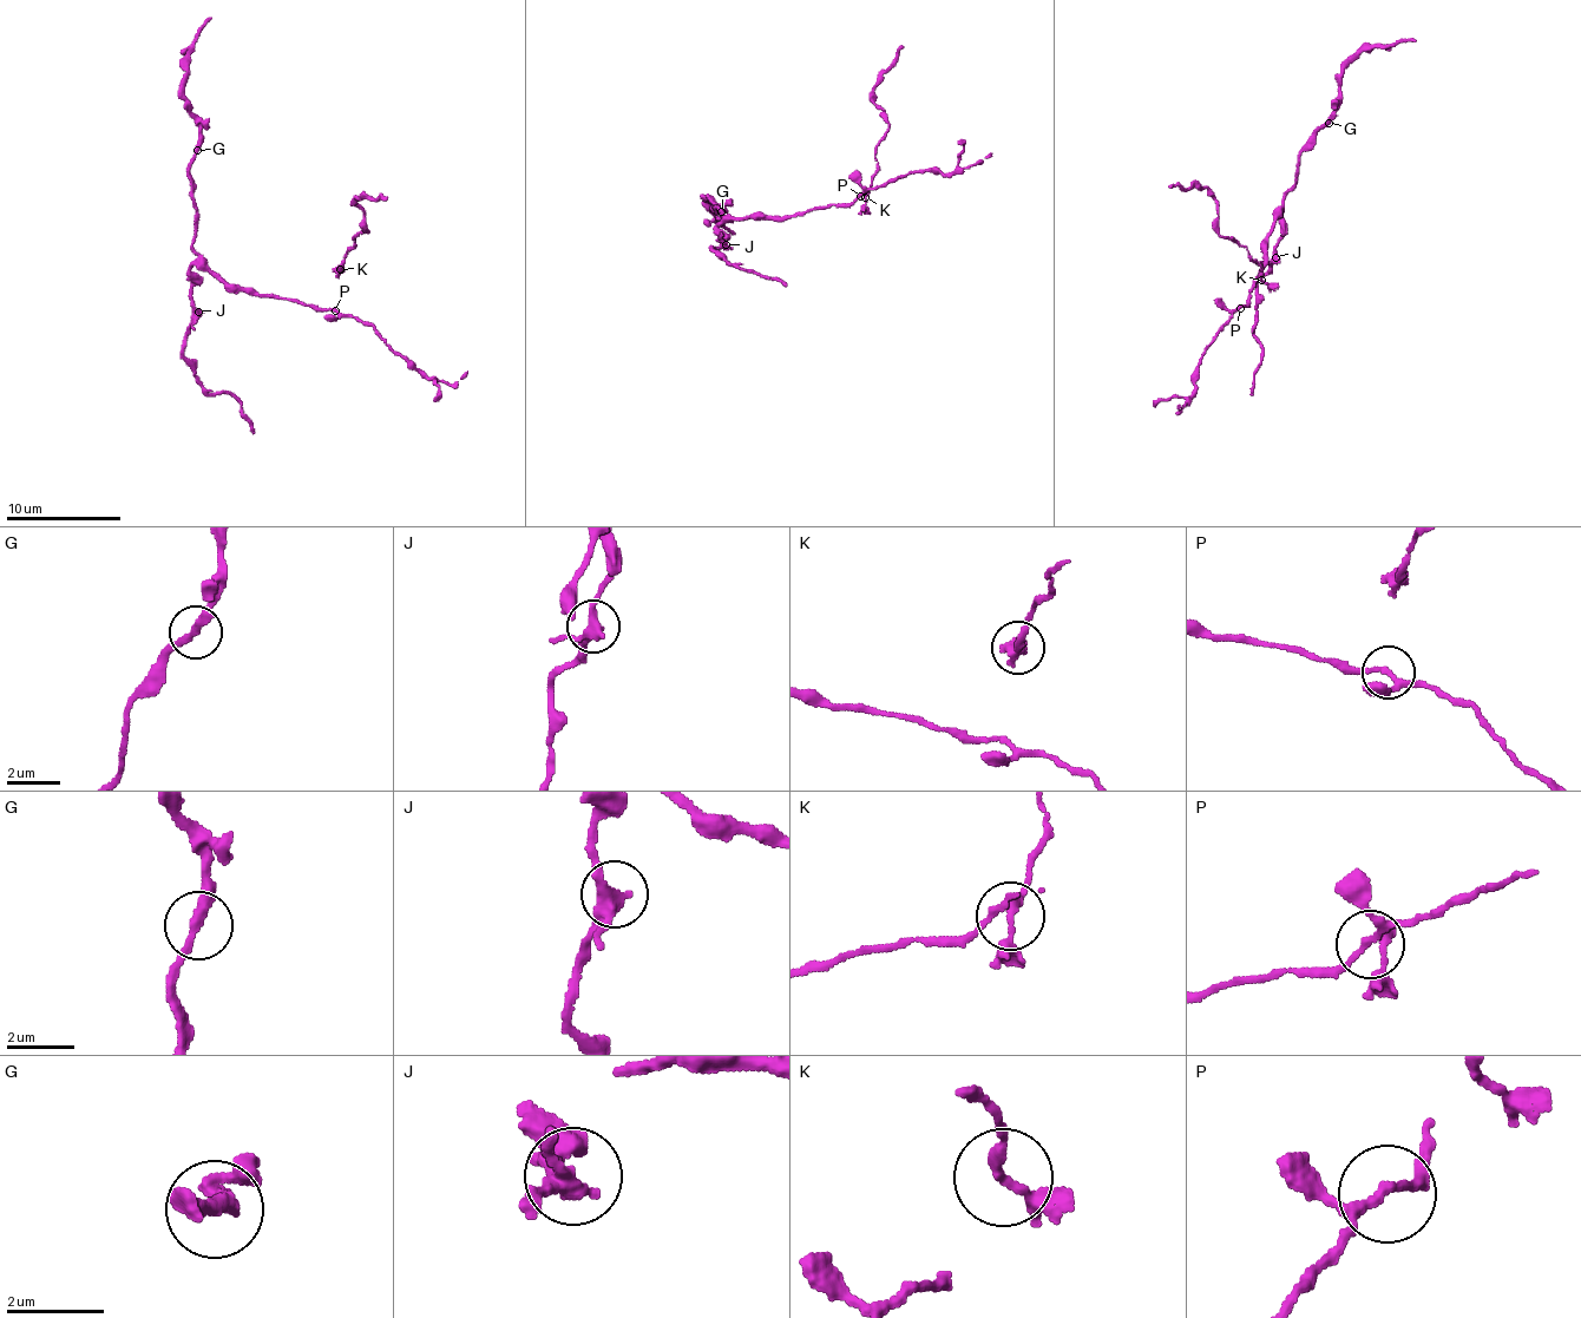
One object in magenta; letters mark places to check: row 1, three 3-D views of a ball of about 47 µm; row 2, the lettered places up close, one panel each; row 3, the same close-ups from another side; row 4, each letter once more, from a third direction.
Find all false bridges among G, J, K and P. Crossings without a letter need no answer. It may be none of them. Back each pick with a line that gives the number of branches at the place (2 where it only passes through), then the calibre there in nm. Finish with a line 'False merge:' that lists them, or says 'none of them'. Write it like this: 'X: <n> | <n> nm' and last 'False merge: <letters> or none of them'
False merge: none of them

